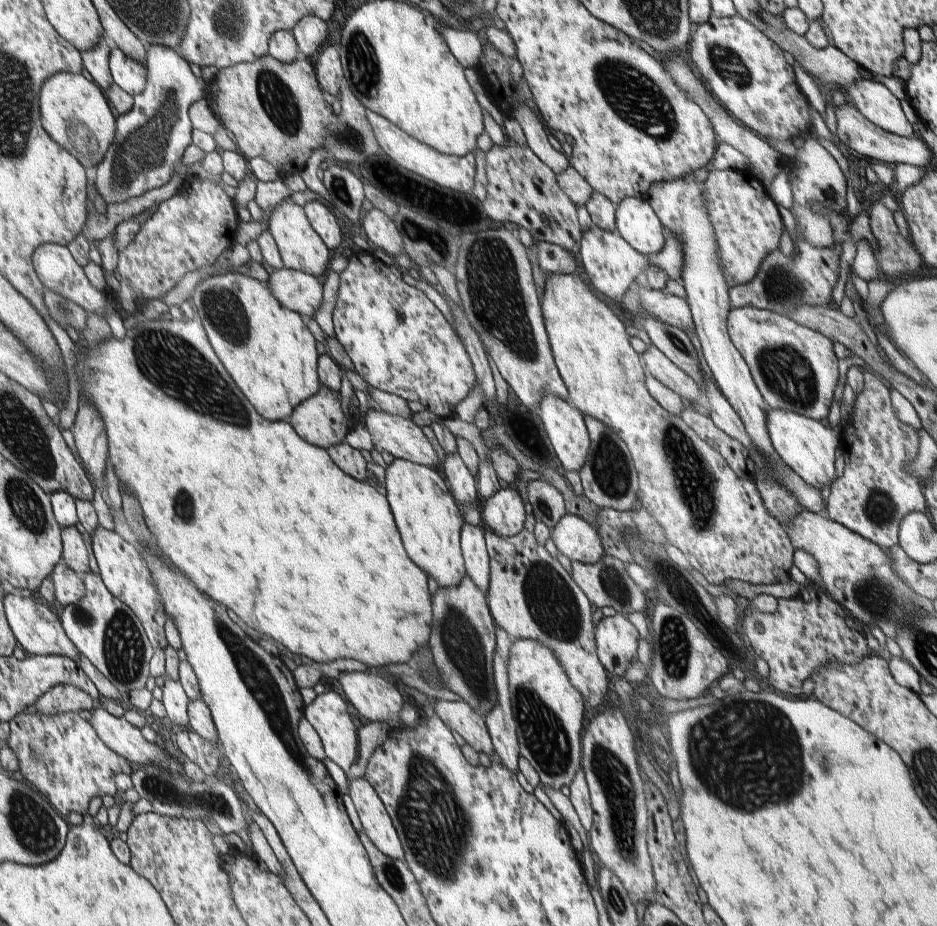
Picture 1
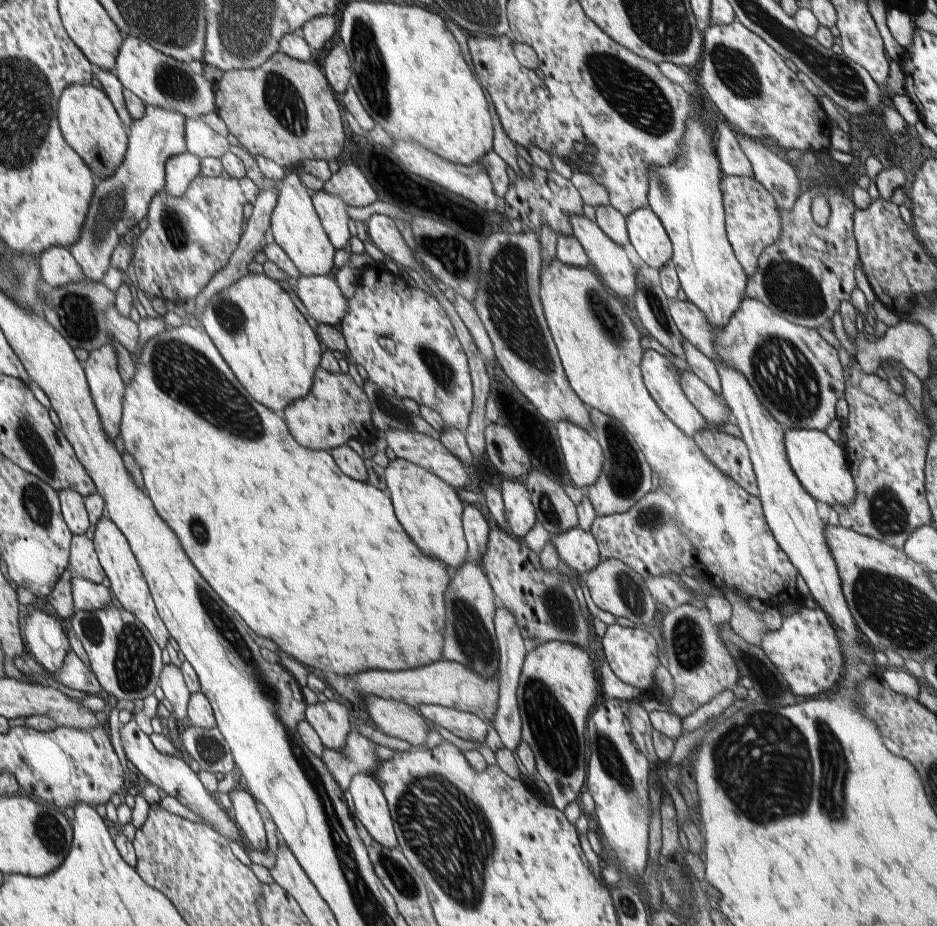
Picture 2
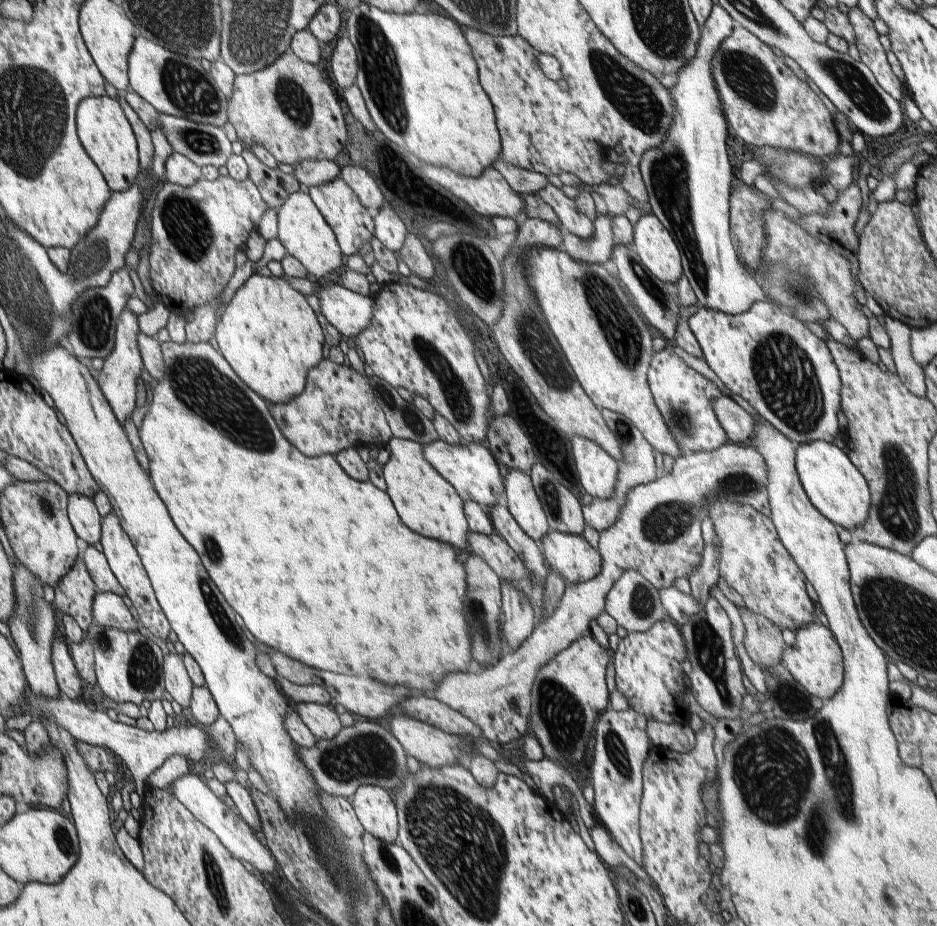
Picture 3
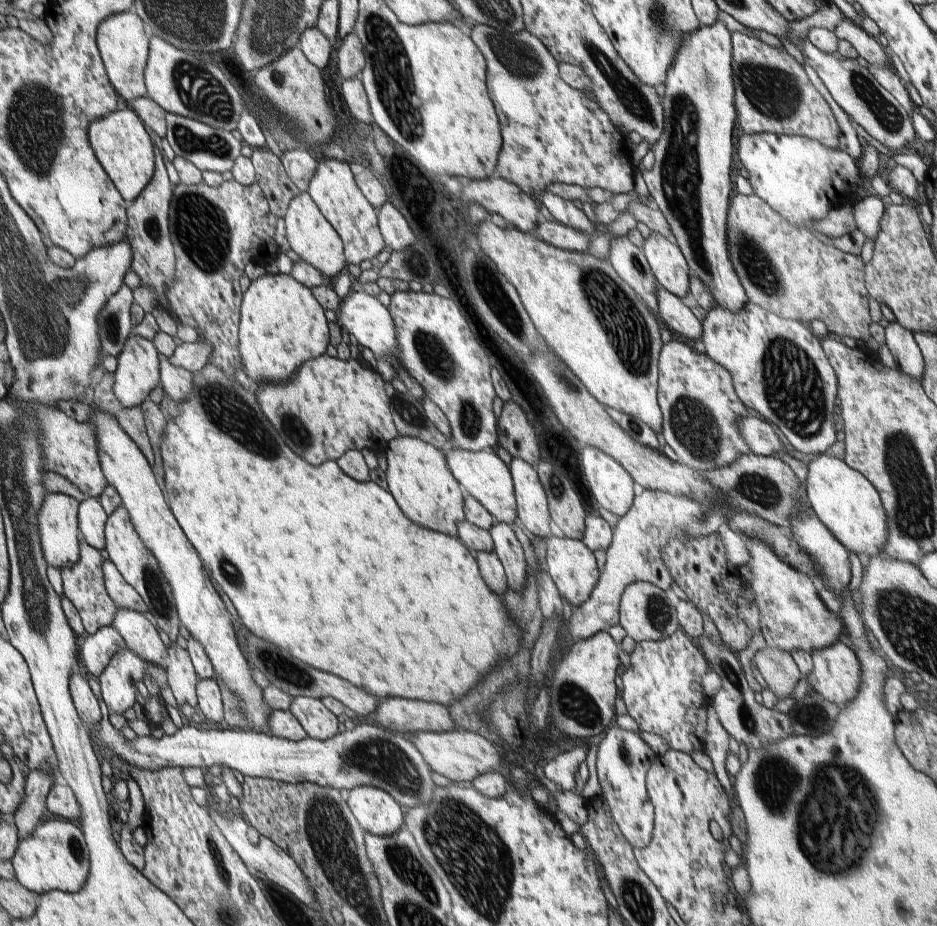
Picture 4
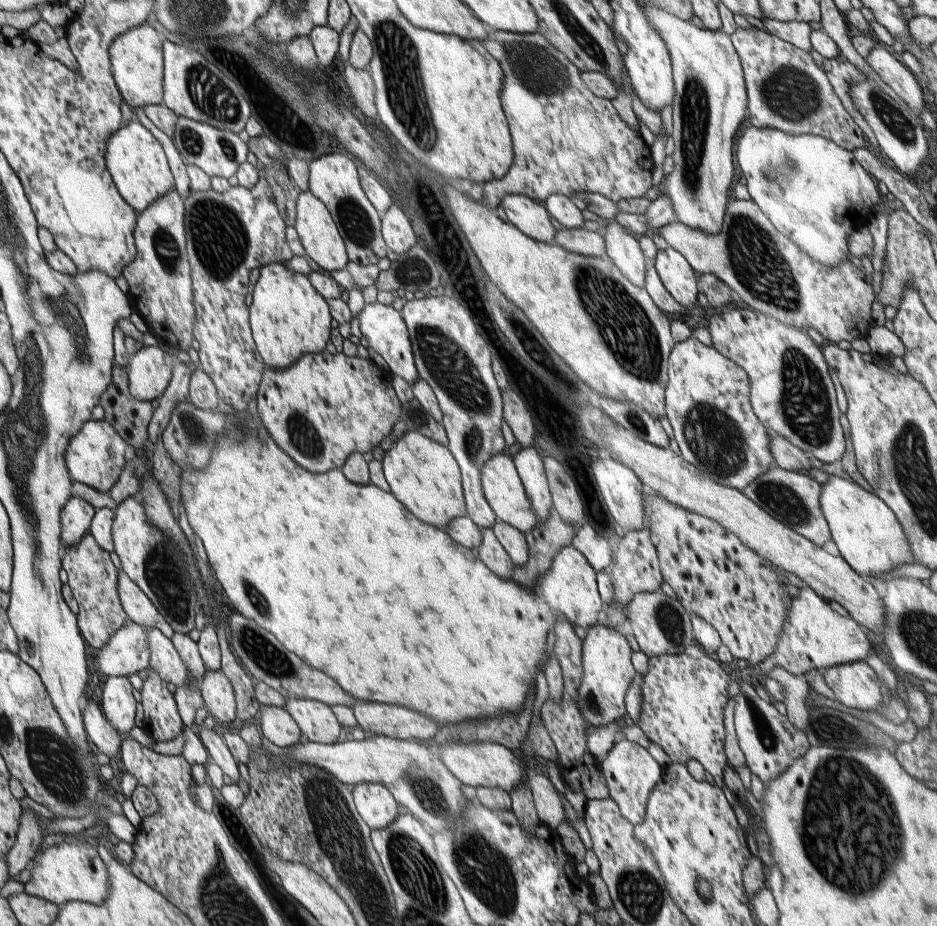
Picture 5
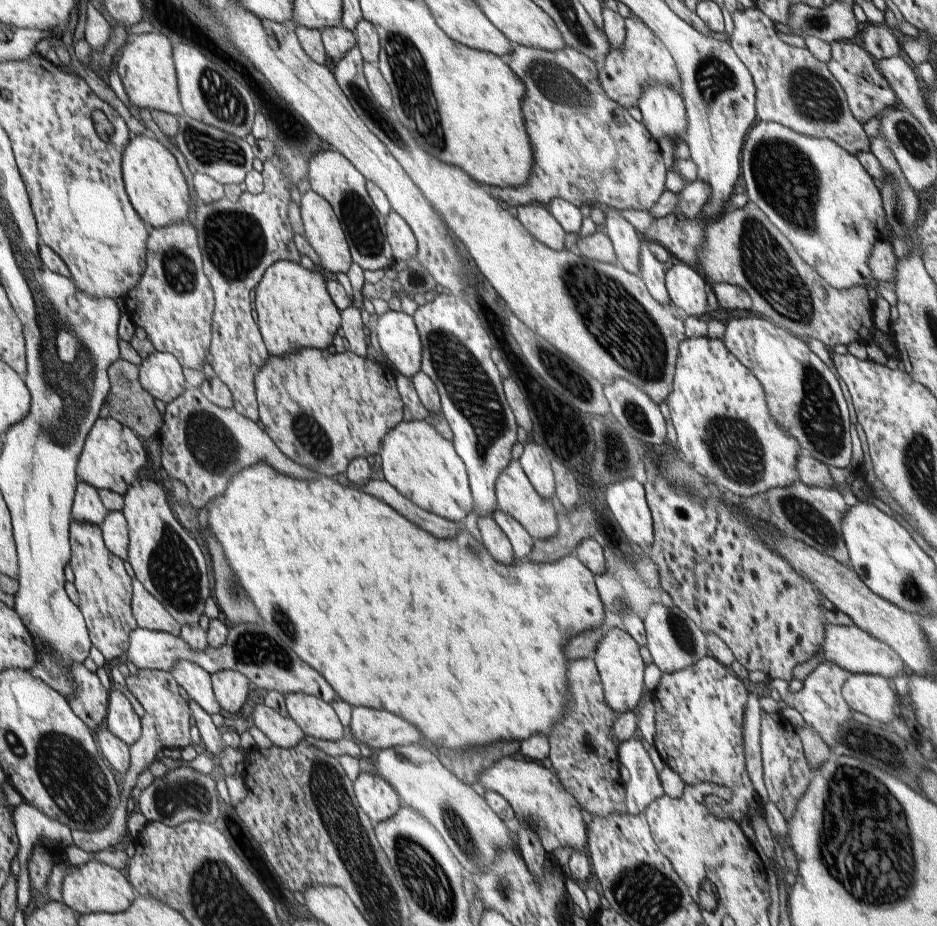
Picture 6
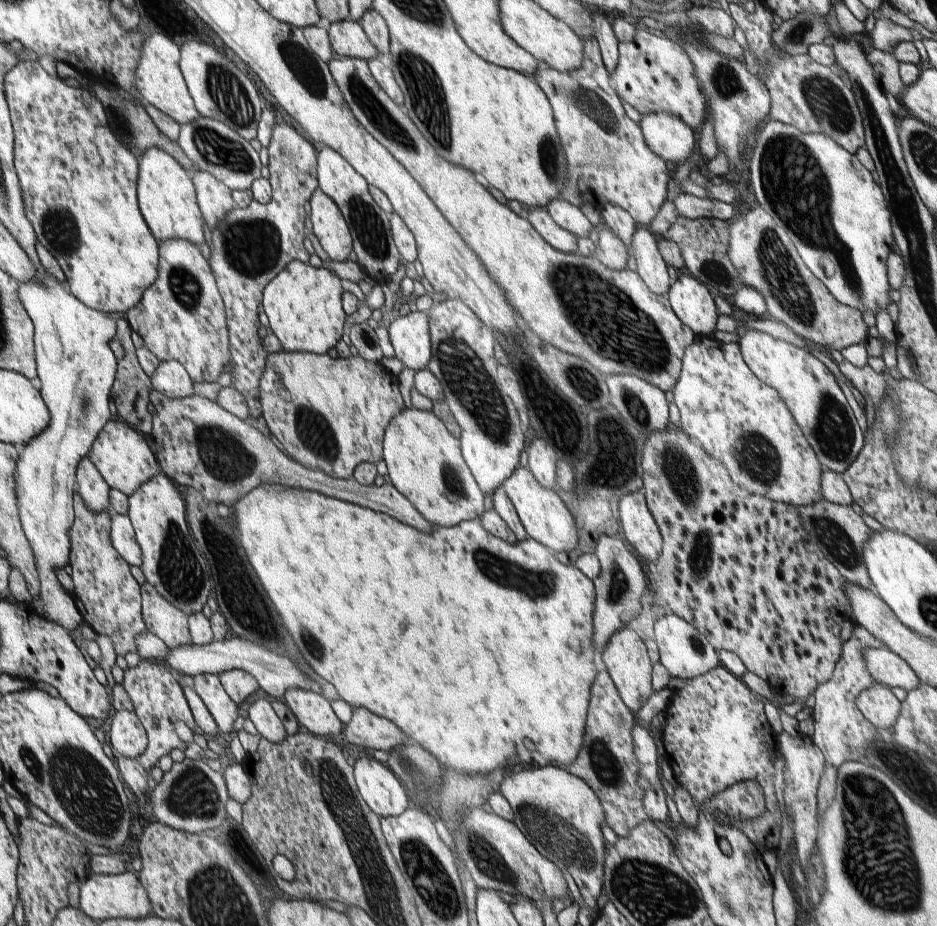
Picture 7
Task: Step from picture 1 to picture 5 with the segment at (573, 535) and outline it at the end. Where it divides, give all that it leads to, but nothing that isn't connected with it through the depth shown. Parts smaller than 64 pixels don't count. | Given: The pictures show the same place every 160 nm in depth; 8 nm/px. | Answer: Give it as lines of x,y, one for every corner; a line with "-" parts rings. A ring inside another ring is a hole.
224,404
224,411
230,411
231,415
235,416
238,428
244,431
245,438
242,443
235,443
228,437
219,437
217,441
217,448
213,451
211,462
204,471
189,471
184,469
181,471
181,500
184,508
181,511
186,511
186,518
189,520
191,529
200,536
203,540
204,546
206,546
206,552
208,552
208,558
210,558
210,566
224,590
224,594
228,596
230,604
236,608
236,610
245,616
254,620
262,628
270,631
287,649
290,649
298,658
306,661
306,664
313,666
315,669
321,670
326,673
330,678
333,678
350,696
353,696
358,701
364,702
375,702
375,703
386,703
388,705
400,705
414,712
422,713
424,716
430,717
434,722
437,722
440,726
446,726
449,724
464,723
472,719
488,719
490,717
500,717
501,715
512,715
513,713
524,710
524,702
526,702
526,696
530,692
530,688
536,680
536,674
538,674
538,668
544,664
544,651
546,650
546,636
548,632
552,630
559,619
566,619
572,626
587,626
591,627
597,623
598,614
604,609
604,603
598,593
598,585
596,585
596,571
592,568
592,565
586,560
586,557
573,546
564,547
560,549
556,556
553,558
551,567
548,572
545,572
531,587
523,587
520,583
517,583
513,578
503,579
499,577
494,571
491,571
487,567
487,564
476,556
472,552
471,548
466,548
465,545
458,544
445,530
439,529
434,525
427,525
423,520
420,520
413,513
409,512
409,509
405,507
393,495
391,491
385,492
384,490
373,485
372,482
367,485
357,485
353,481
350,481
348,477
341,471
341,469
334,469
325,473
311,473
306,470
302,465
299,465
297,461
287,454
270,436
268,429
260,421
253,418
248,412
236,413
231,410
231,407

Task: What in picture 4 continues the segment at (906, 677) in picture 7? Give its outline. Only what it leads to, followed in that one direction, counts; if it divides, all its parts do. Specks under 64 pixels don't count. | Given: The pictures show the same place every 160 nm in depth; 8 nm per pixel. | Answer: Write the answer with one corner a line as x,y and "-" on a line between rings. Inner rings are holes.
741,536
746,540
752,560
746,566
753,574
751,586
754,591
754,602
761,612
761,633
768,647
785,653
794,650
814,651
828,648
839,641
845,633
843,620
830,611
814,587
807,574
788,566
773,549
762,541

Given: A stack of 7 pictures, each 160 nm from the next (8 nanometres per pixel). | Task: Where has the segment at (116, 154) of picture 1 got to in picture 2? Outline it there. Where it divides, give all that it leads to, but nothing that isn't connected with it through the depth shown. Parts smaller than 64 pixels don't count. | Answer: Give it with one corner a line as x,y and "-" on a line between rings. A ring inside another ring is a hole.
147,105
145,115
130,125
129,150
125,160
113,177
99,181
81,238
68,248
85,278
93,284
101,283
112,265
113,250
123,240
124,234
147,218
153,196
165,188
166,161
187,151
185,120
180,113

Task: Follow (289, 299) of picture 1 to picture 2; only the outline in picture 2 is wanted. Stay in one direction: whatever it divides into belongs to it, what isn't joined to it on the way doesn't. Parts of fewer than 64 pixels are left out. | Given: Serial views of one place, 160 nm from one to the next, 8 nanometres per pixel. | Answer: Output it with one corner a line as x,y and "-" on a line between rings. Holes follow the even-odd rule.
302,275
296,286
296,294
301,296
313,321
340,328
350,308
350,297
346,298
334,275

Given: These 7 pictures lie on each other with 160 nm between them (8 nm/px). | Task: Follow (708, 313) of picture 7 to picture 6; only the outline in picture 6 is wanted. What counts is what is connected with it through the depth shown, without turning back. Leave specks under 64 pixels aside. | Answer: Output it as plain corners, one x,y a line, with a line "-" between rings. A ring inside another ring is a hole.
675,260
674,266
666,269
665,284
671,303
682,313
683,316
698,317
704,316
706,306
708,306
706,294
706,284
702,274
686,262

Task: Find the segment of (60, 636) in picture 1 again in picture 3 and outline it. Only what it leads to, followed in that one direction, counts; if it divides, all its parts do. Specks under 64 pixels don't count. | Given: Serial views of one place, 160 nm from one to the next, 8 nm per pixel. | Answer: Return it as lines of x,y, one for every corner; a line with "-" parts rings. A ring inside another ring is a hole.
57,640
53,644
53,660
61,694
73,701
82,700
82,690
84,690
82,679
76,670
66,644
62,640

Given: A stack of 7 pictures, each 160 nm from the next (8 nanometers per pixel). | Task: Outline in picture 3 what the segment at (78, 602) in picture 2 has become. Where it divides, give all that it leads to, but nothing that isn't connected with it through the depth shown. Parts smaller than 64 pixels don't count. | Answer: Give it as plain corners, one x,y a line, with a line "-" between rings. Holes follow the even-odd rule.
97,592
94,600
94,618
96,624
121,630
138,631
136,616
128,601
117,594

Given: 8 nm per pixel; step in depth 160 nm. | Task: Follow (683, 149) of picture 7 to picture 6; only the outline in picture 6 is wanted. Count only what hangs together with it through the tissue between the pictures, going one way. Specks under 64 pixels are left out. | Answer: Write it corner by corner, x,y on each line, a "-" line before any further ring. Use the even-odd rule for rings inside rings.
650,82
648,88
642,88
642,96
638,100
637,108
642,116
643,126
652,134
657,141
660,138
675,138
674,142
678,143
684,132
686,132
686,110
681,94
676,90
664,86
664,84
654,84

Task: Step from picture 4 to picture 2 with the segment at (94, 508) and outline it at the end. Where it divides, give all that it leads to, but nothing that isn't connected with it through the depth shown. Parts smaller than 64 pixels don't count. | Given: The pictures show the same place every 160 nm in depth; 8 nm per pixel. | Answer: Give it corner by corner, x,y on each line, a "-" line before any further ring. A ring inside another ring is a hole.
72,489
58,492
61,512
74,535
85,535
91,525
89,514
85,507
85,497

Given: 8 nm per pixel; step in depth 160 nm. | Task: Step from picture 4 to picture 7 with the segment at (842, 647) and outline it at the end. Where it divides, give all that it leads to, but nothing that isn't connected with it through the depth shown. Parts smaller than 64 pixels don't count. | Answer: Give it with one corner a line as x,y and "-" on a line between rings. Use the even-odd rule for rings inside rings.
878,682
856,696
856,706
874,728
886,731
896,725
901,712
901,701
890,687

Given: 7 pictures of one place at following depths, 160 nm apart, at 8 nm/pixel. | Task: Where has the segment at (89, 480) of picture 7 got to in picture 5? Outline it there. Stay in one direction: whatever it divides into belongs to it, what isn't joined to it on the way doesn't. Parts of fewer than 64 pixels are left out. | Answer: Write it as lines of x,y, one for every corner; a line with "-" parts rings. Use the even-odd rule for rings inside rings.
72,497
62,510
62,540
67,546
75,545
89,533
97,509
87,500

